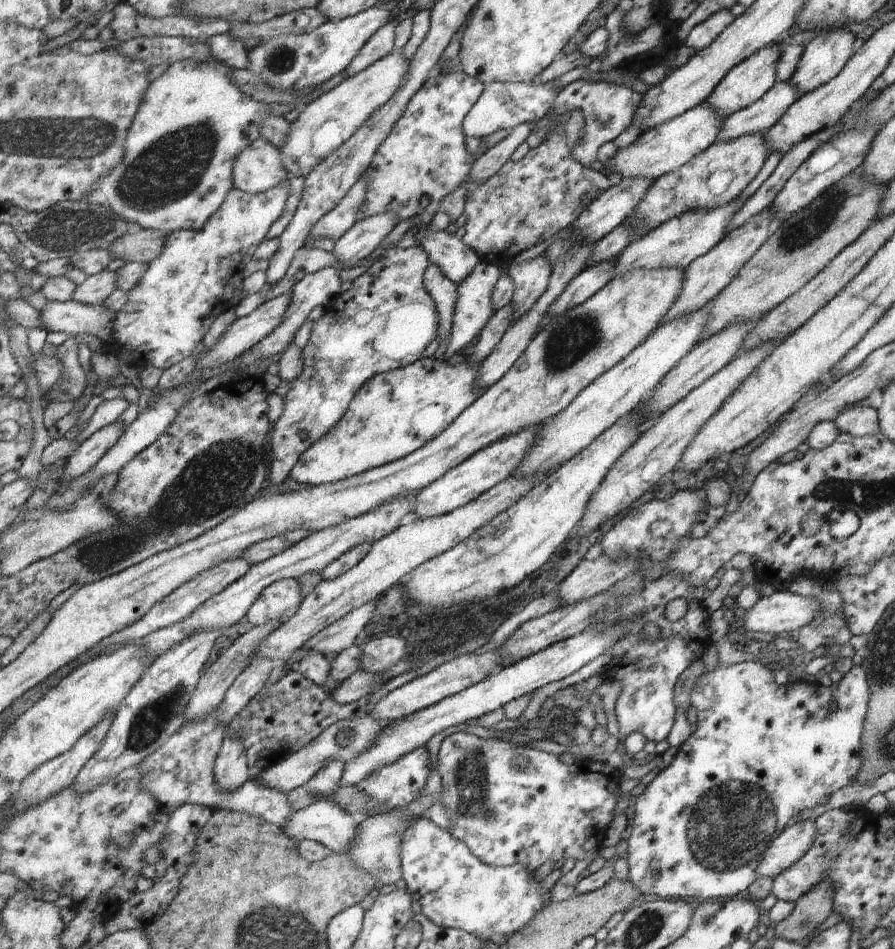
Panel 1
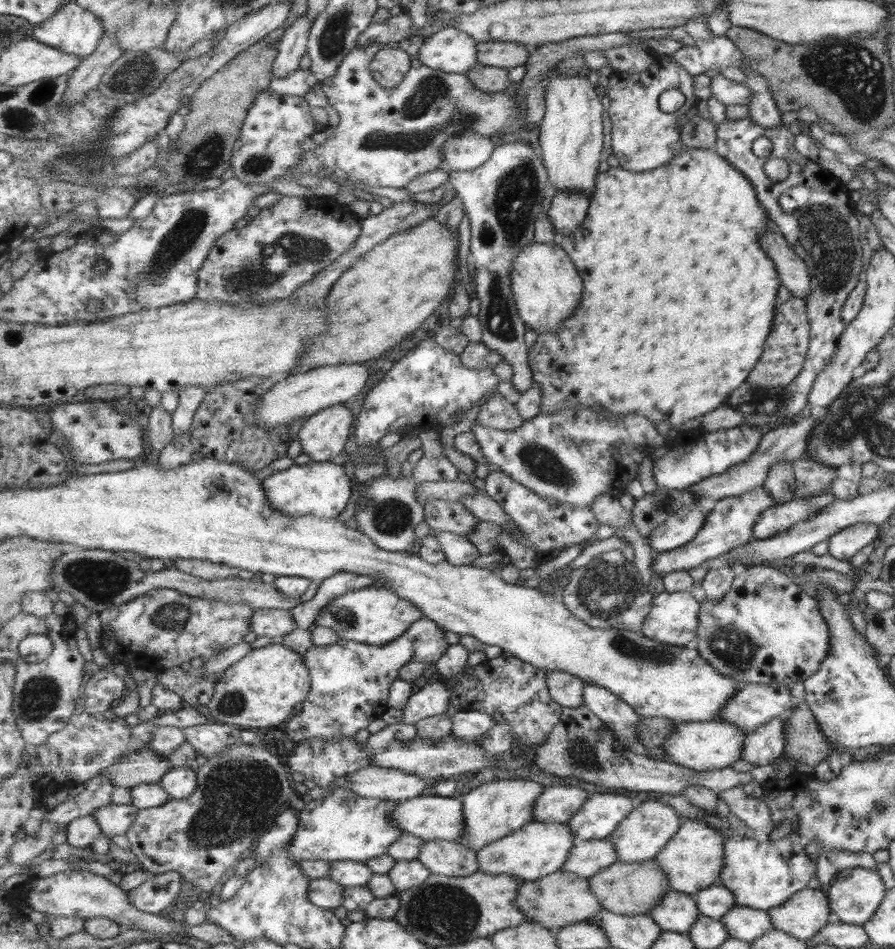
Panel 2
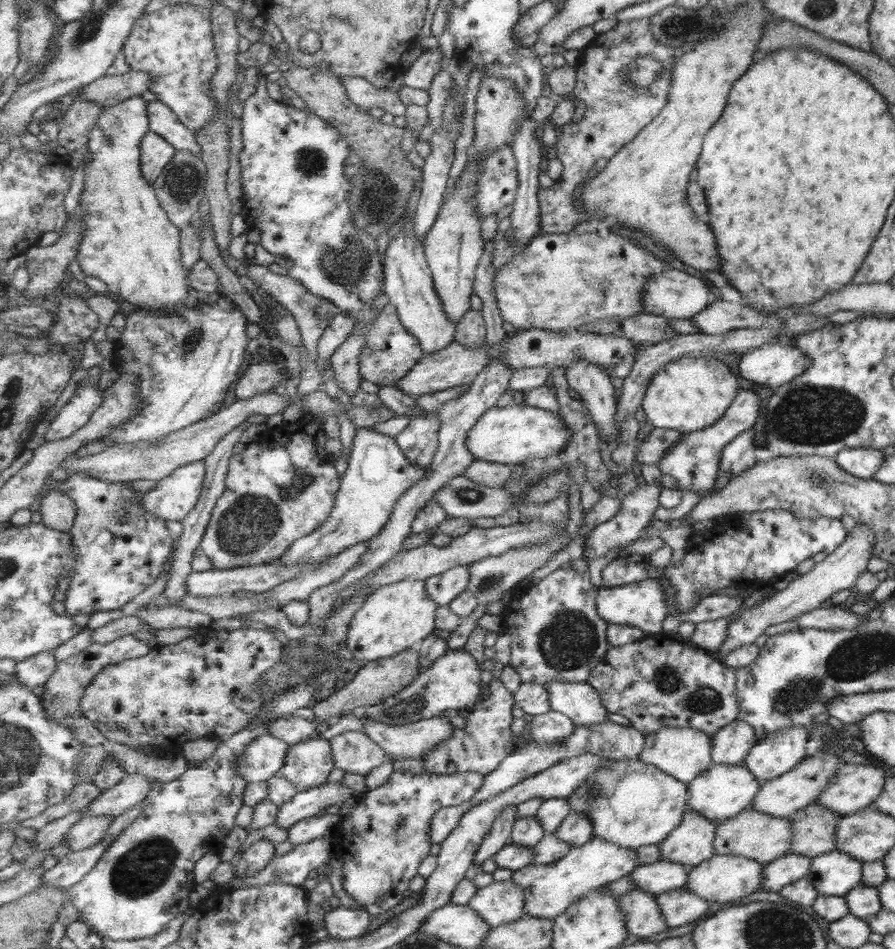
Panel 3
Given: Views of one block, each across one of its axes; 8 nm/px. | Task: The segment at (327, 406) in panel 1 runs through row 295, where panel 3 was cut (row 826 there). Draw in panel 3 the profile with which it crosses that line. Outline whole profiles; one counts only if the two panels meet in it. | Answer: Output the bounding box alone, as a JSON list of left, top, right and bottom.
[334,769,486,918]

